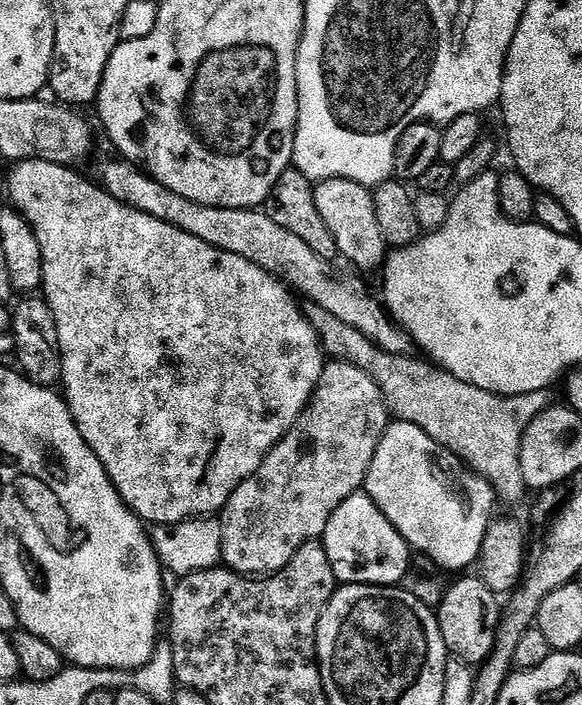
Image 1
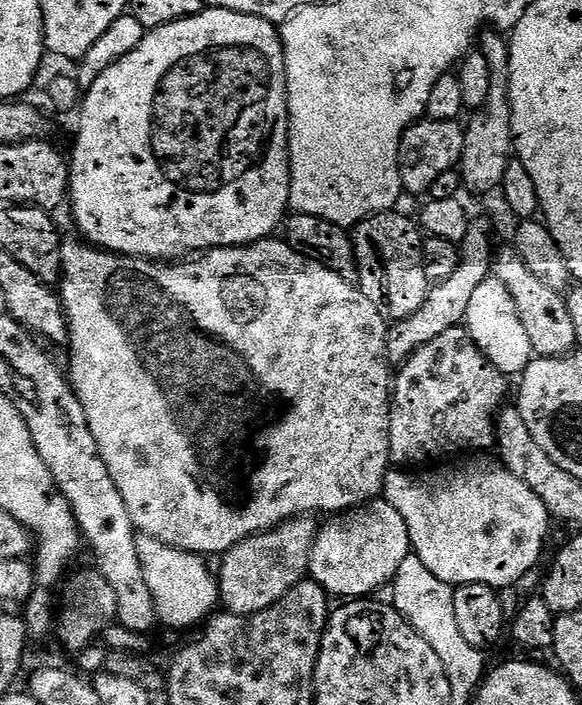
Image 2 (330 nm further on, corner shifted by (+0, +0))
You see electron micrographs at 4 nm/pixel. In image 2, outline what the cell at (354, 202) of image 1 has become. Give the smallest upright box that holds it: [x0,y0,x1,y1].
[351,210,430,321]

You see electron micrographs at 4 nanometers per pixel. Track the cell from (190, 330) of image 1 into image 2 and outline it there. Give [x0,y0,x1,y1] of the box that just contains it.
[58,238,390,554]

